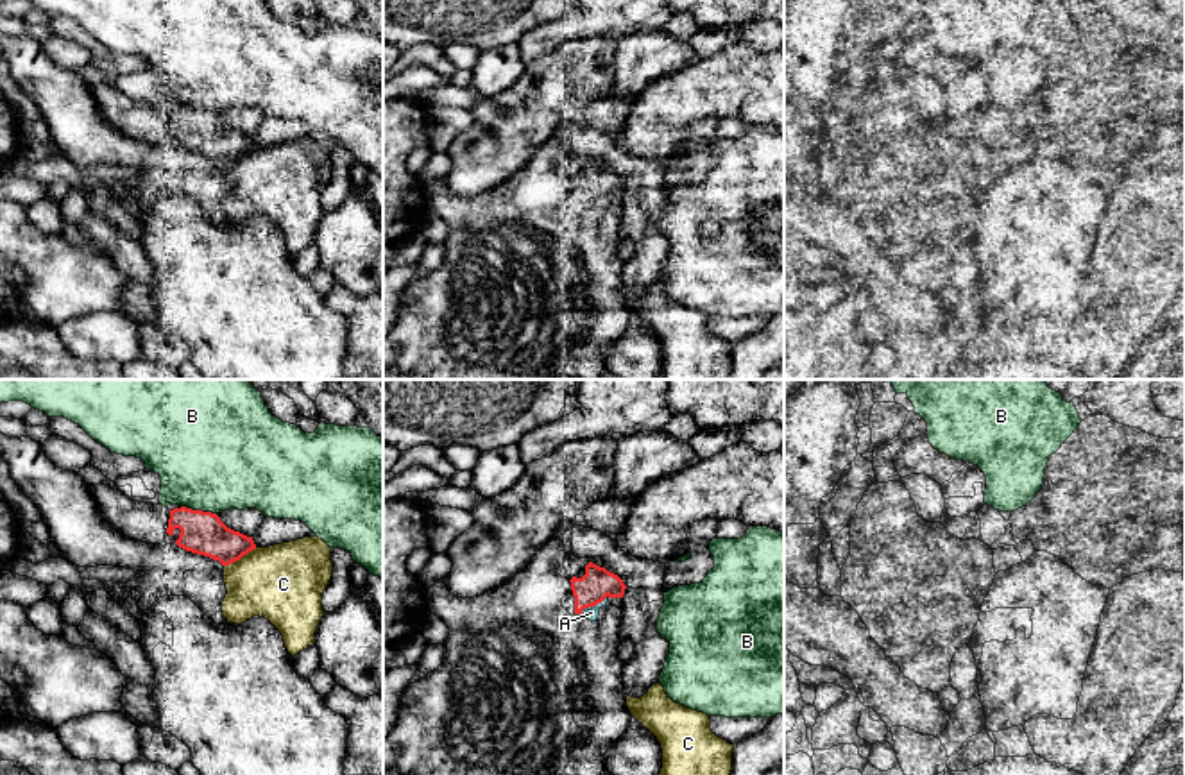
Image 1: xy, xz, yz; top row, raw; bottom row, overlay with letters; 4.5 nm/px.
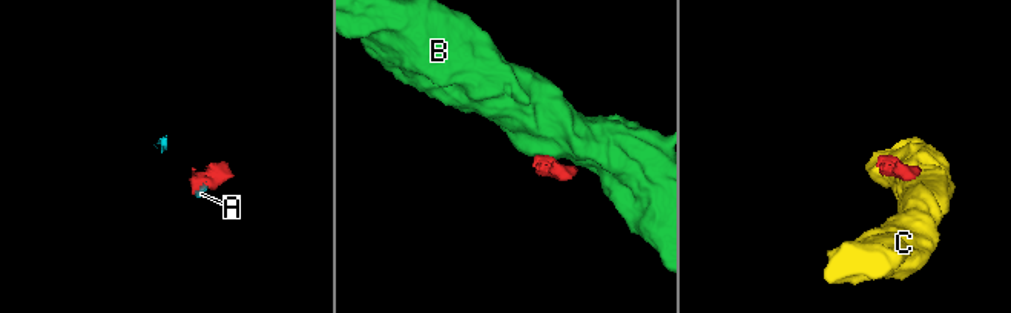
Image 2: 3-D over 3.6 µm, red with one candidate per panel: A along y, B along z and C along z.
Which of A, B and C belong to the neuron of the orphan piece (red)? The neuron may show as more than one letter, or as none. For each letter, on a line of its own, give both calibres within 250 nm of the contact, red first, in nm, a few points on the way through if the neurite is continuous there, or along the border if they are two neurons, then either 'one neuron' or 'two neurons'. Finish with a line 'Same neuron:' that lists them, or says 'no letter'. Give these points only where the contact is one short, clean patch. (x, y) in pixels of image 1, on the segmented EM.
A: calibres 150 and 60 nm; two neurons
B: calibres 190 and 480 nm; border xy (181, 505), (215, 514); two neurons
C: calibres 190 and 360 nm; border xy (256, 548), (224, 566); two neurons
Same neuron: no letter

